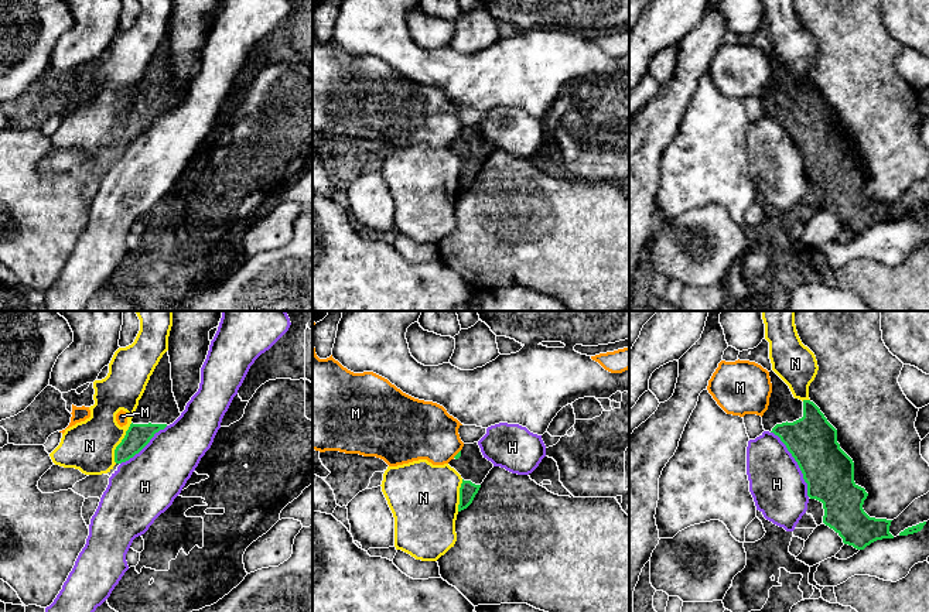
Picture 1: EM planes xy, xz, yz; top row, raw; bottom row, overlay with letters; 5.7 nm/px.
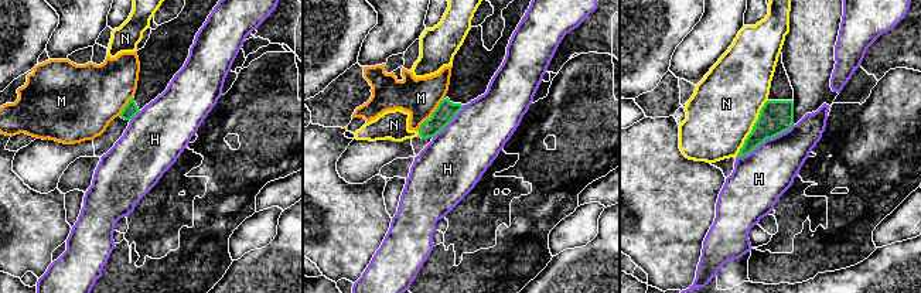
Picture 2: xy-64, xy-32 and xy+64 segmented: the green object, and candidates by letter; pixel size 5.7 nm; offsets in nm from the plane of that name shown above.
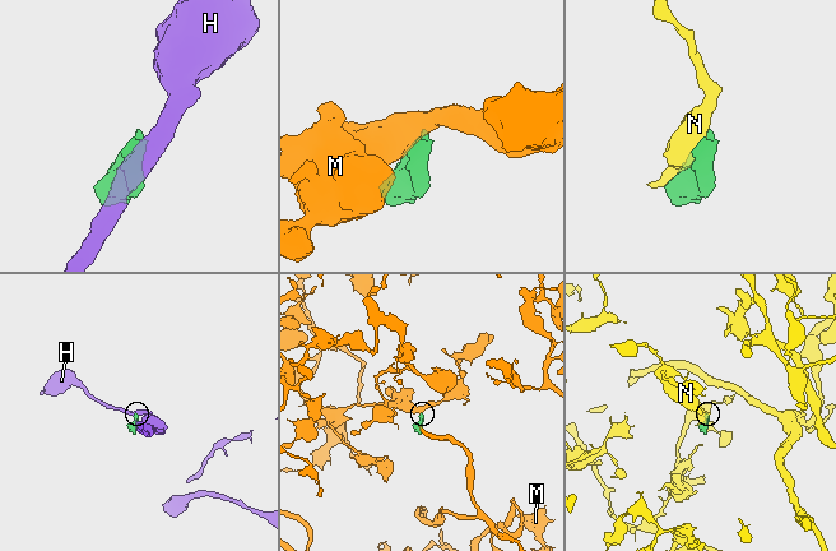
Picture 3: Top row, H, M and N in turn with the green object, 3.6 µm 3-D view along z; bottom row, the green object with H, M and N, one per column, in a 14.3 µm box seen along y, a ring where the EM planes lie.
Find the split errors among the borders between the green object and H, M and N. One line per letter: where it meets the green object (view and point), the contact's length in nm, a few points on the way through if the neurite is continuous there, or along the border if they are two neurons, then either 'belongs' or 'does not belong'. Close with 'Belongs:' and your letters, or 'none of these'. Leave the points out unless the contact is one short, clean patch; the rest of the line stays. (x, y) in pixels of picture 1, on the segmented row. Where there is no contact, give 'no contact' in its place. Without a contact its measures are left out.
H: yz (798, 464) | 440 nm | does not belong
M: xz (457, 454) | 60 nm | along xz (460, 450), (453, 457) | does not belong
N: xy (120, 443) | 260 nm | does not belong
Belongs: none of these

